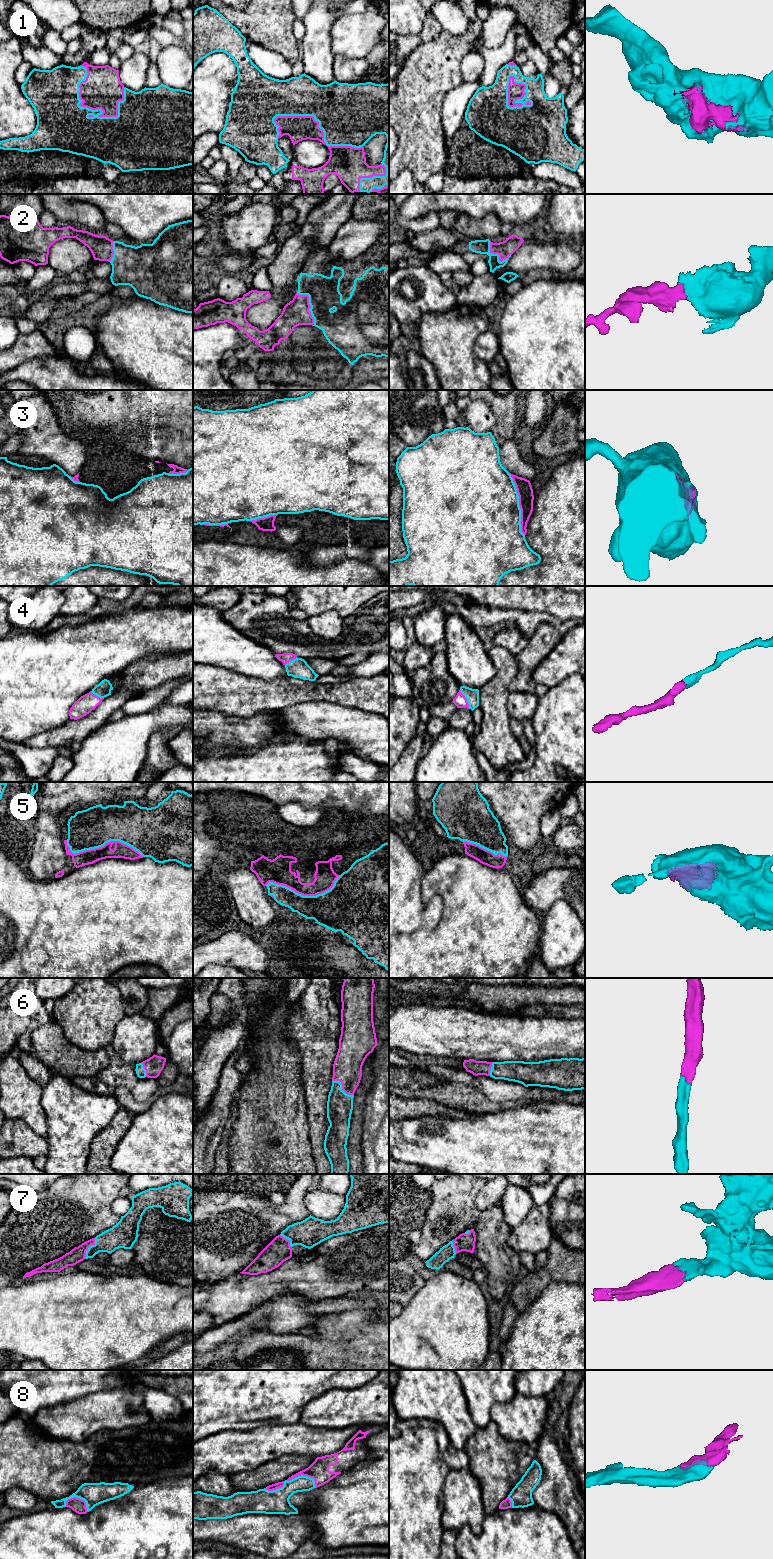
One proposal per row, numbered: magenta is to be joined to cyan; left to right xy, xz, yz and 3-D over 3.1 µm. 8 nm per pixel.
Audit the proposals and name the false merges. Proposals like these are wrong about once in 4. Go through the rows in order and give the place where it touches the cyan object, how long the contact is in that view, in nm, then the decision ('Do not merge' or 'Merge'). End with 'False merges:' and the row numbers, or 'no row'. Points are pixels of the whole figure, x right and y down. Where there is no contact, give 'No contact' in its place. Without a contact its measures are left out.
1: Touches cyan at xy (80, 106). Shared border 500 nm. Merge
2: Touches cyan at xz (310, 305). Shared border 300 nm. Merge
3: Touches cyan at yz (518, 504). Shared border 500 nm. Do not merge
4: Touches cyan at yz (466, 698). Shared border 180 nm. Merge
5: Touches cyan at xy (102, 845). Shared border 650 nm. Do not merge
6: Touches cyan at xz (341, 1088). Shared border 220 nm. Merge
7: Touches cyan at xy (88, 1248). Shared border 190 nm. Merge
8: Touches cyan at xz (304, 1476). Shared border 260 nm. Merge
False merges: 3, 5

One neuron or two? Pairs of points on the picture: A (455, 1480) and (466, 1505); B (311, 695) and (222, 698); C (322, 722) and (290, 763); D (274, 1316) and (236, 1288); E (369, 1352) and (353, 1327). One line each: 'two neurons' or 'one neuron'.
A: one neuron
B: one neuron
C: two neurons
D: two neurons
E: one neuron

